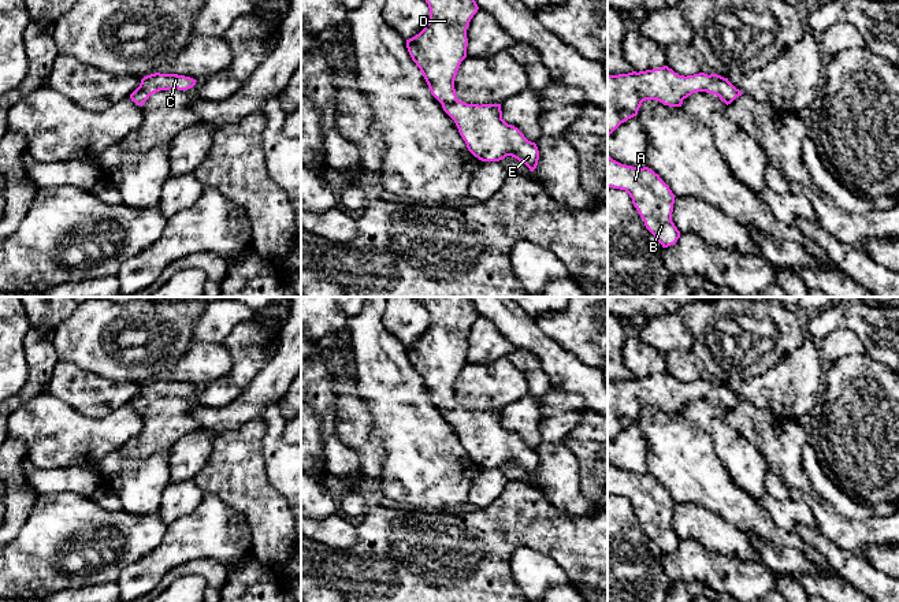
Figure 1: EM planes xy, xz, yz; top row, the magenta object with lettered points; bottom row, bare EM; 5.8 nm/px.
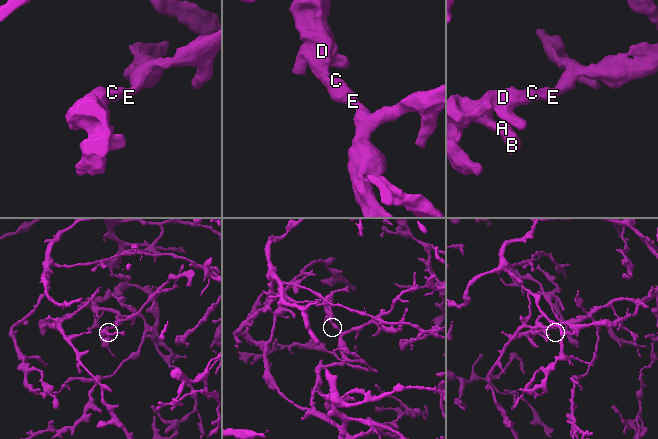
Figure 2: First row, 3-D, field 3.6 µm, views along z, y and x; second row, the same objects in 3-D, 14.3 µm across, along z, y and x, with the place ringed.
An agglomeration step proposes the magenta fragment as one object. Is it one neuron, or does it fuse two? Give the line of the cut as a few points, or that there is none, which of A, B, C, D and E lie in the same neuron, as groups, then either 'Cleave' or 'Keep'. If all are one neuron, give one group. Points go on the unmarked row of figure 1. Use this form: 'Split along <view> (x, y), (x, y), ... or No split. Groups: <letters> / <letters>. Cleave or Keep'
No split. Groups: A B C D E. Keep

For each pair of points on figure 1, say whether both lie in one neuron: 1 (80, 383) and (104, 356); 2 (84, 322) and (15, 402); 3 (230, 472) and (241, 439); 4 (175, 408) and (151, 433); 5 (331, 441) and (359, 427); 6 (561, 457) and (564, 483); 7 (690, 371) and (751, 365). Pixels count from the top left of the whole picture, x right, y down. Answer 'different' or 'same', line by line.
1: different
2: different
3: same
4: same
5: different
6: same
7: different

